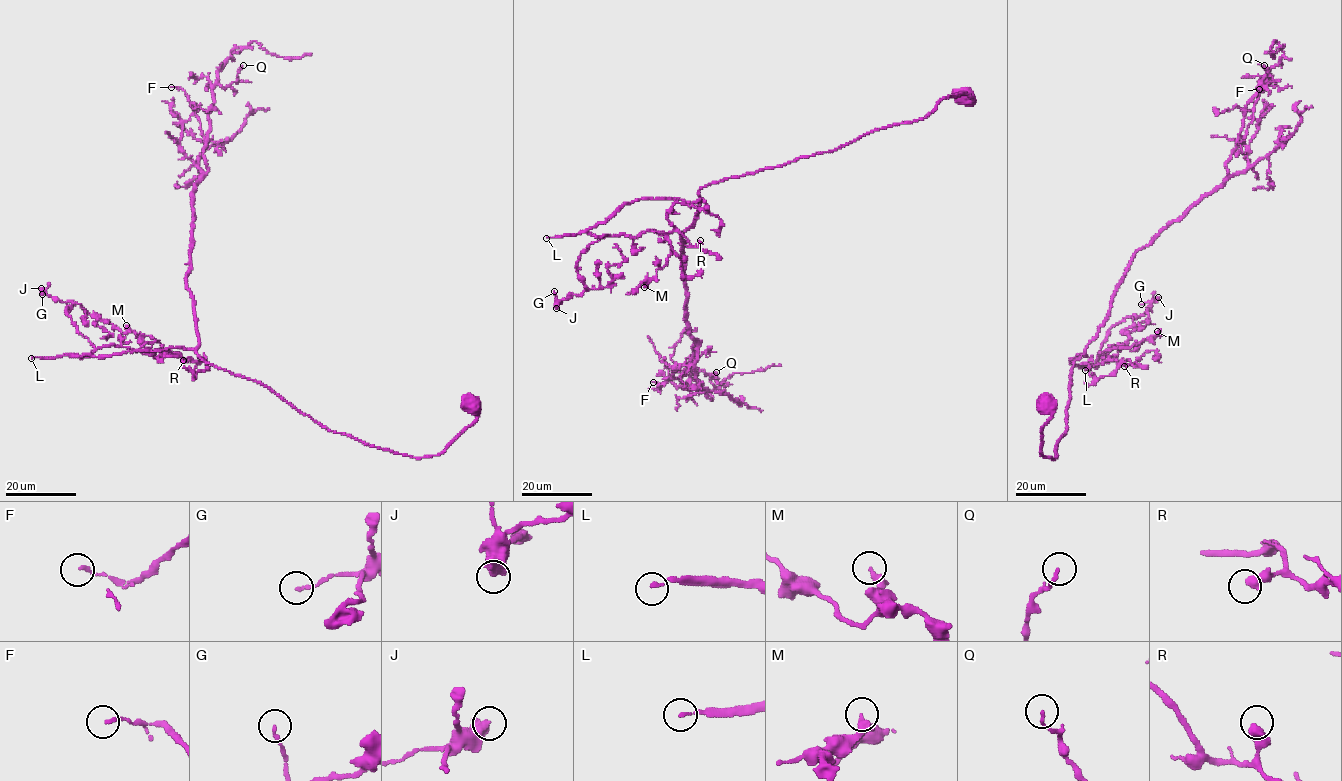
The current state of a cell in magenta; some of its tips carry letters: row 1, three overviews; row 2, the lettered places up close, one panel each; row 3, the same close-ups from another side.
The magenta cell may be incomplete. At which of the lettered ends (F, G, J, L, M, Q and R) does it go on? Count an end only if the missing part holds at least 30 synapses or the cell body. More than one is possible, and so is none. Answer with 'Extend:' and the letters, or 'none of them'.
Extend: L, R

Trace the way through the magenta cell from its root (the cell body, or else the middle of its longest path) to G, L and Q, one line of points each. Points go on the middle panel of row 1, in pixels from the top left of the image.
G: (965, 94), (710, 183), (693, 203), (624, 203), (586, 231), (606, 236), (577, 261), (587, 289), (554, 291)
L: (965, 94), (974, 100), (946, 96), (921, 118), (710, 183), (693, 203), (638, 199), (584, 231), (546, 238)
Q: (965, 94), (699, 190), (681, 237), (684, 307), (692, 373), (716, 372)

